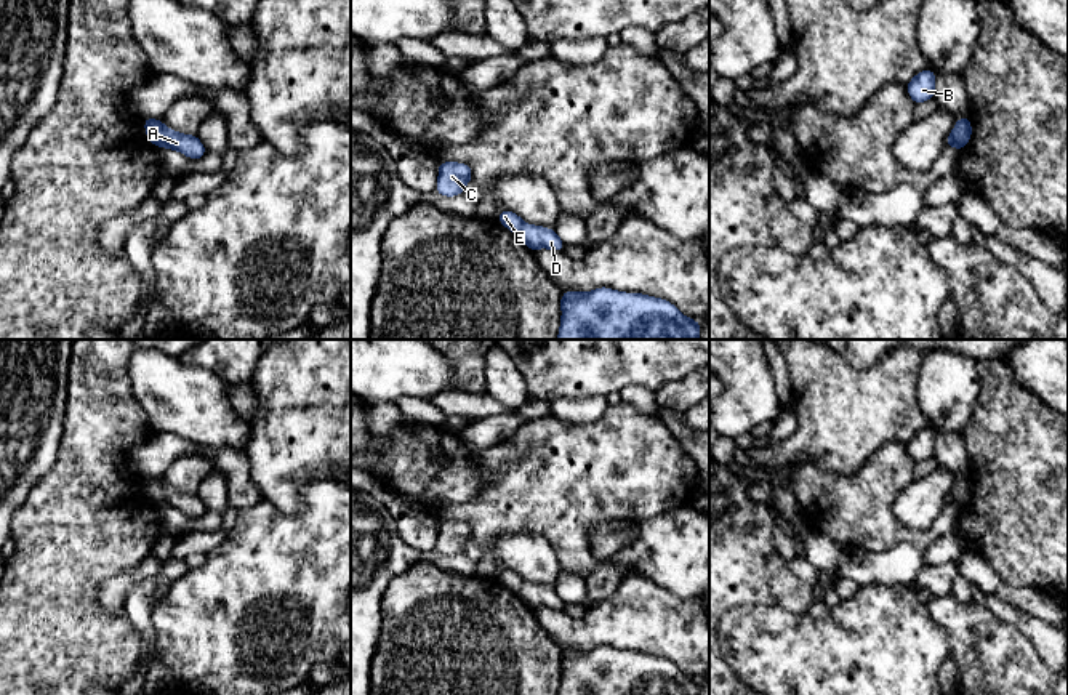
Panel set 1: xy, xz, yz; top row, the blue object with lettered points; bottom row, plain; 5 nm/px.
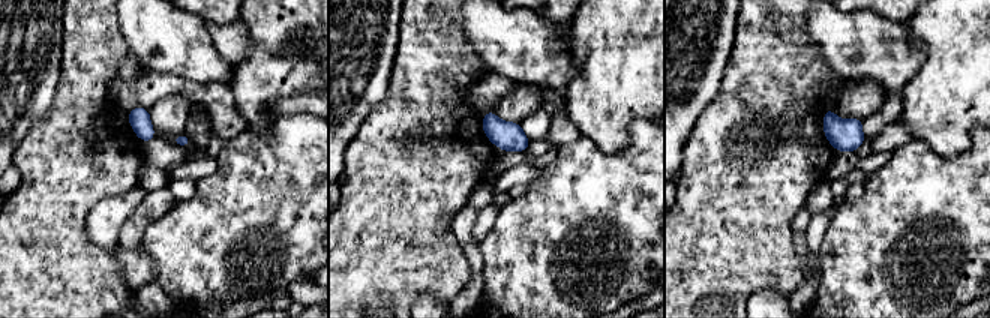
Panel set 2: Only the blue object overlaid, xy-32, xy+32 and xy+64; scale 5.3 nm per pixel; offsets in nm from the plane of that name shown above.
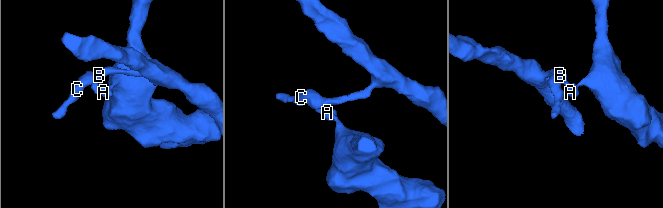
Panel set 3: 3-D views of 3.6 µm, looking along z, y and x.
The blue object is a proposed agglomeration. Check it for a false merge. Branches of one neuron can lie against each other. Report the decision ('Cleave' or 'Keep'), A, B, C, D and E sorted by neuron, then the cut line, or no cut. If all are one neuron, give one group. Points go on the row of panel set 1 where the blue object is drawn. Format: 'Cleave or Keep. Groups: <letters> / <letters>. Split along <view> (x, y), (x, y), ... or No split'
Cleave. Groups: A D / B C E. Split along xy (162, 124), (164, 146)

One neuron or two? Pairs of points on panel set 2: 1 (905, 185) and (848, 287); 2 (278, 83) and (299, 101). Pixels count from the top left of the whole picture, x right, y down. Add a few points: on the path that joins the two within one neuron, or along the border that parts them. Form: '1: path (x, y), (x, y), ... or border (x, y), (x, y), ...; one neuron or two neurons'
1: path (905, 210), (899, 230), (870, 261); one neuron
2: border (312, 90), (279, 96), (269, 108), (269, 114); two neurons

